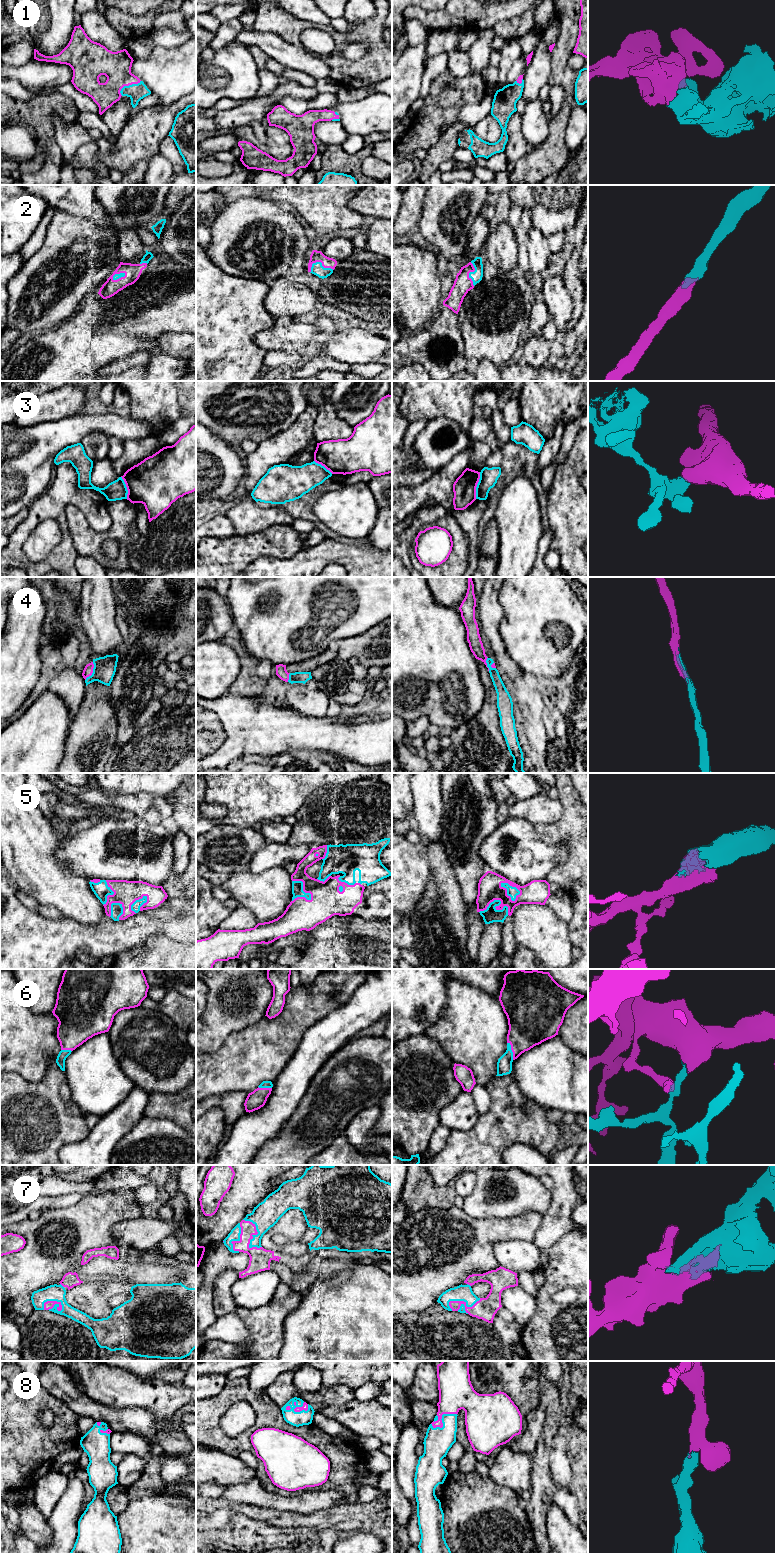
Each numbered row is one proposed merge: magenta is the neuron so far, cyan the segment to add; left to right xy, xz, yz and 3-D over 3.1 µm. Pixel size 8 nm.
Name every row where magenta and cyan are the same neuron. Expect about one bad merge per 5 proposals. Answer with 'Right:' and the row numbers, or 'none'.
Right: 1, 2, 4, 5, 6, 7, 8

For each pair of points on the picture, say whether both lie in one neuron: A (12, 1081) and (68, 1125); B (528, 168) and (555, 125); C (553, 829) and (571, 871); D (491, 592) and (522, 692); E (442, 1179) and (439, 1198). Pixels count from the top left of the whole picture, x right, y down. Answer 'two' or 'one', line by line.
A: one
B: one
C: one
D: one
E: two

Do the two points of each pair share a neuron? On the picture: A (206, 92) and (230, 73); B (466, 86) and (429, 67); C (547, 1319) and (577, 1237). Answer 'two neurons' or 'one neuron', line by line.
A: one neuron
B: two neurons
C: one neuron

